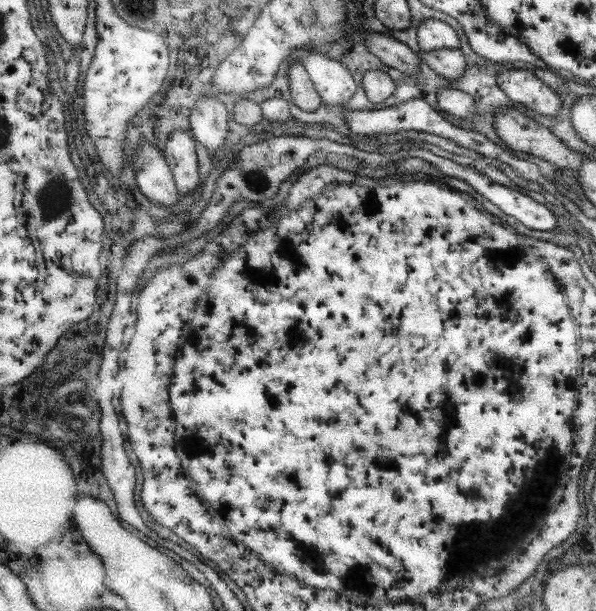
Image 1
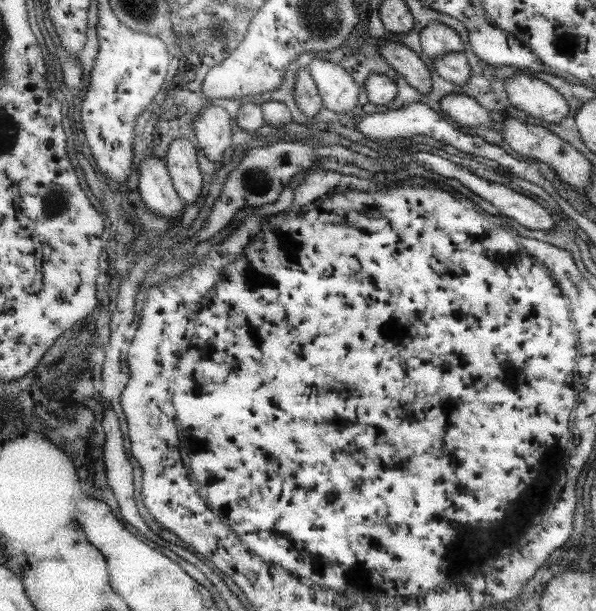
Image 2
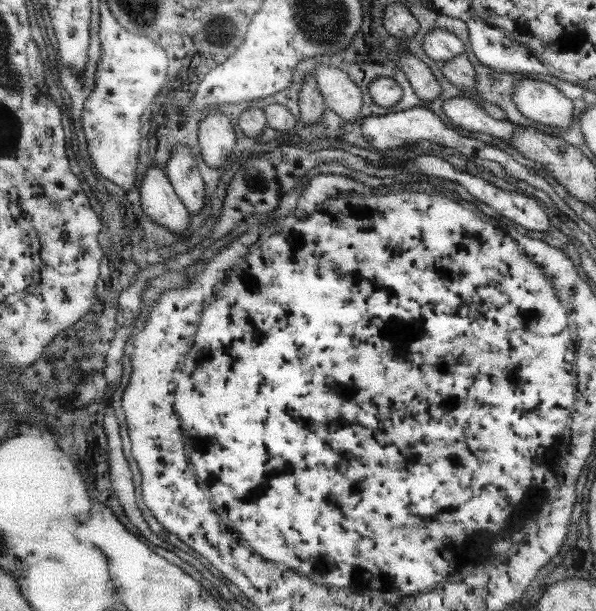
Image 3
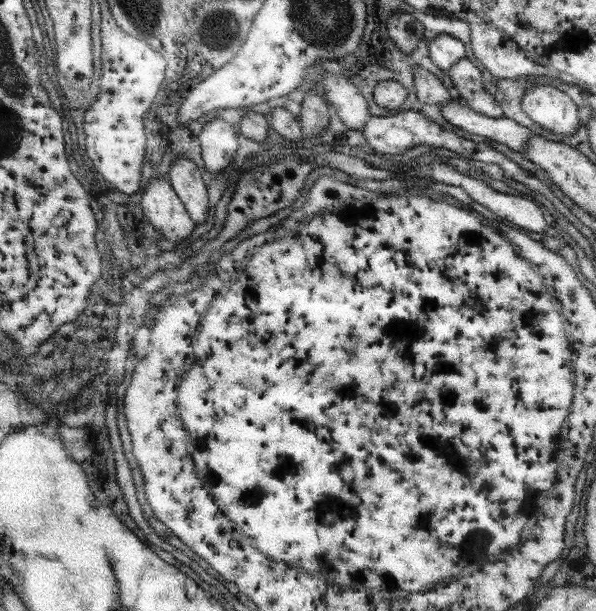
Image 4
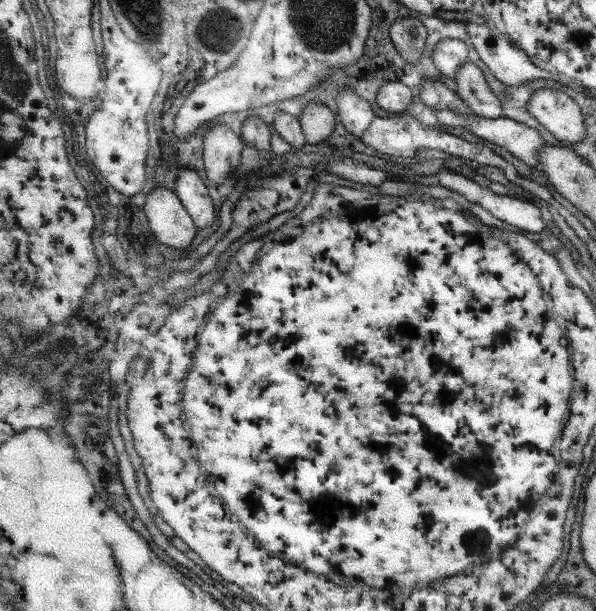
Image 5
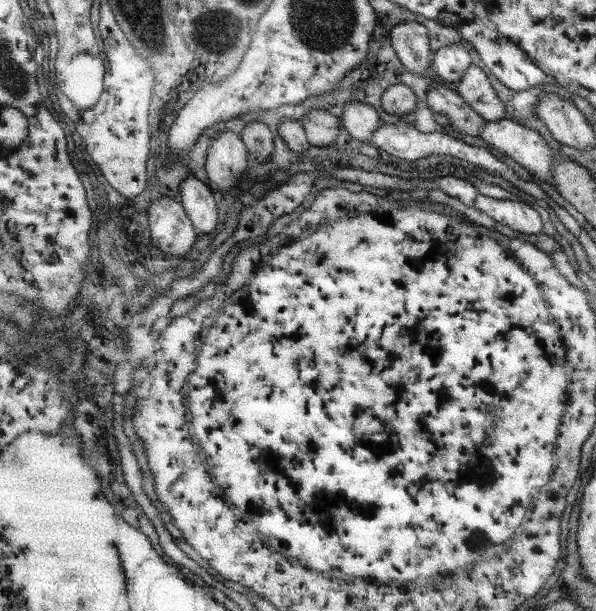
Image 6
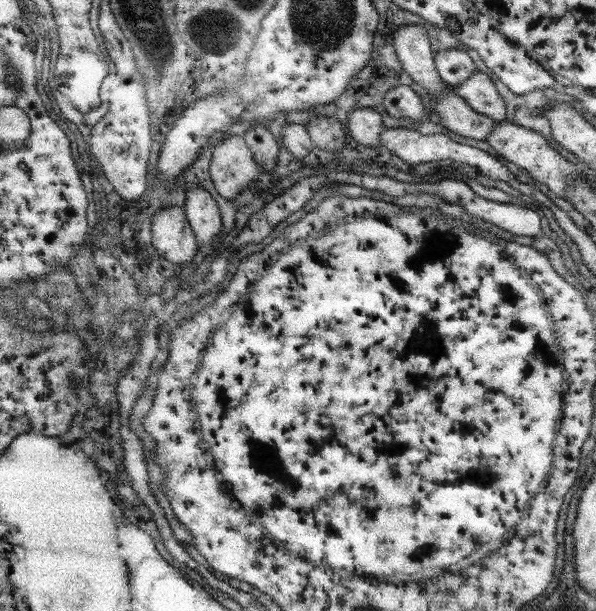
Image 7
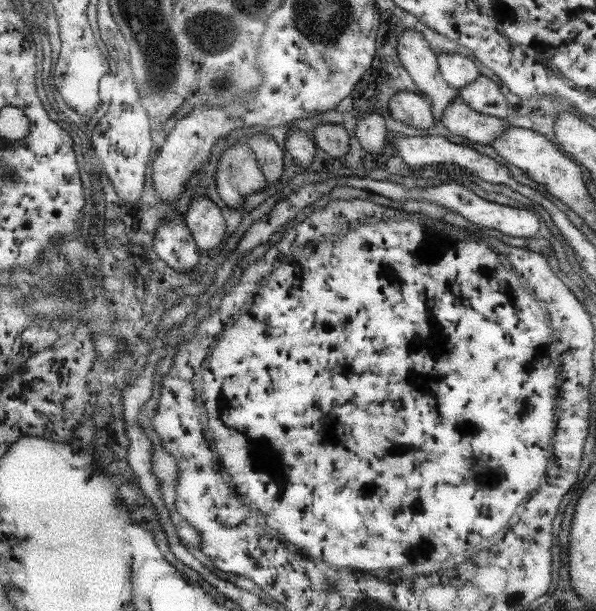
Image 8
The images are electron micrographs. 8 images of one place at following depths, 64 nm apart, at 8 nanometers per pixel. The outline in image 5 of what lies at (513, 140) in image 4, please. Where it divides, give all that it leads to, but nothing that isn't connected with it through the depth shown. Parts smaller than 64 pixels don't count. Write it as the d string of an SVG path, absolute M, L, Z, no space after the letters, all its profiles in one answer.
M439 110L440 126L458 126L469 129L472 134L488 140L493 146L506 148L524 164L538 168L538 152L545 140L536 129L502 116L496 119L484 118L474 114L458 114L456 110Z

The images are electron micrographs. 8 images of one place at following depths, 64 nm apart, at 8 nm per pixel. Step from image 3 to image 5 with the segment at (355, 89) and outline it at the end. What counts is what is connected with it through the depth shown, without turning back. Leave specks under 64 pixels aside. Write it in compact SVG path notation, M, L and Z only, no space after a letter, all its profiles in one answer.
M339 90L336 95L336 104L336 108L338 108L336 113L342 126L354 136L361 138L375 117L371 104L366 99L352 94L352 90L348 90L344 94L340 94Z

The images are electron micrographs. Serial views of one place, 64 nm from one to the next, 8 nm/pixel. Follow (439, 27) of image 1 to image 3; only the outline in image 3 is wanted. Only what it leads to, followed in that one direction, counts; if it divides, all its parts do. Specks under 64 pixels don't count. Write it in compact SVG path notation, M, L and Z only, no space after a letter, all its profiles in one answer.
M432 28L424 40L423 49L432 60L444 64L464 53L464 44L456 34L442 28Z

